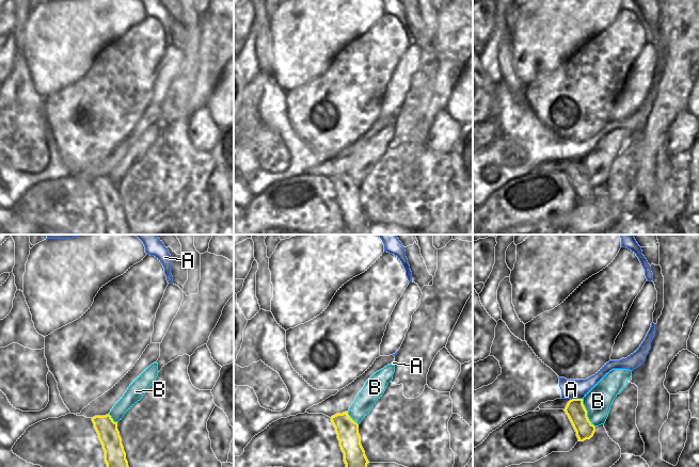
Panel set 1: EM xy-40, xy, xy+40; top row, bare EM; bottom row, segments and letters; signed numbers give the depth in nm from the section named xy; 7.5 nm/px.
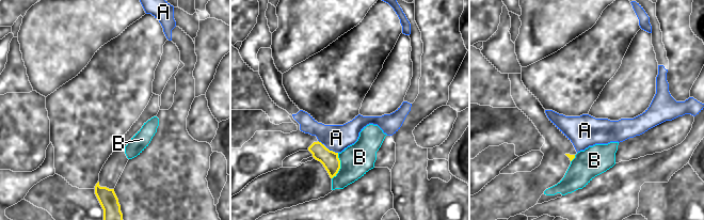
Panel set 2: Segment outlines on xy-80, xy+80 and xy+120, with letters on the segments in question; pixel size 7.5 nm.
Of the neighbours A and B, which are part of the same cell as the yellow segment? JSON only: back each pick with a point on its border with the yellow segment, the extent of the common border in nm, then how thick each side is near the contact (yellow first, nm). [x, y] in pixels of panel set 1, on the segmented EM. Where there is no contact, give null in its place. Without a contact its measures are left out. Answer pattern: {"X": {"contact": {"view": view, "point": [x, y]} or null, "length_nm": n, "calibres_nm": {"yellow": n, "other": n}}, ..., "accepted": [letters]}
{"accepted": []}

